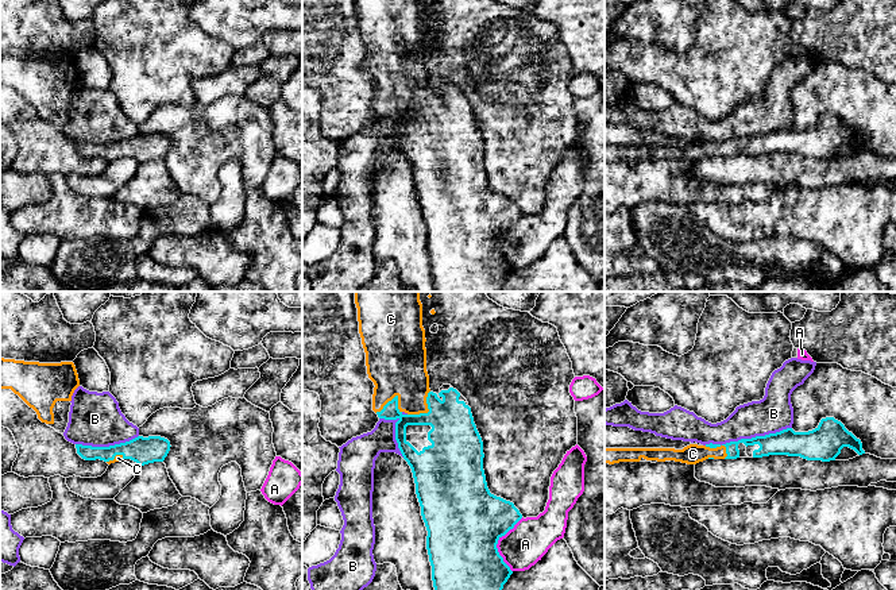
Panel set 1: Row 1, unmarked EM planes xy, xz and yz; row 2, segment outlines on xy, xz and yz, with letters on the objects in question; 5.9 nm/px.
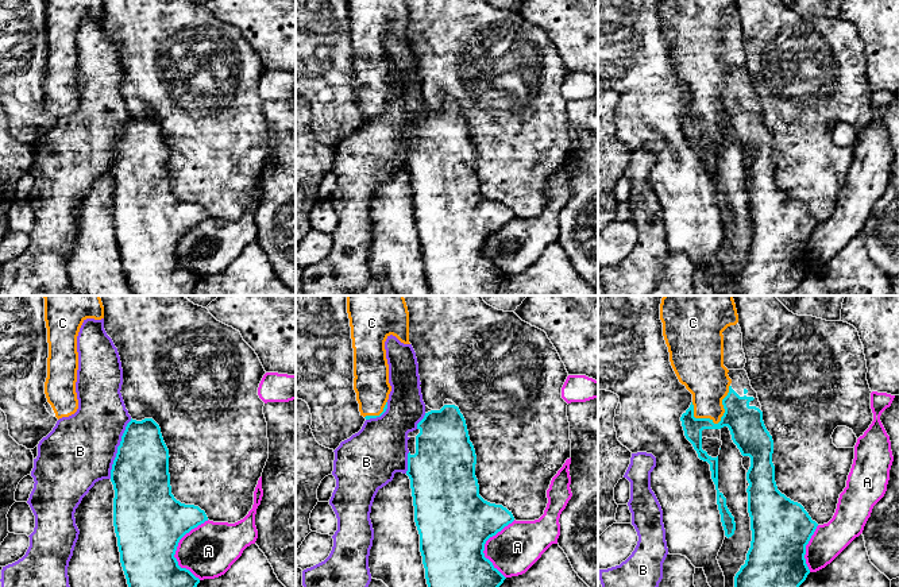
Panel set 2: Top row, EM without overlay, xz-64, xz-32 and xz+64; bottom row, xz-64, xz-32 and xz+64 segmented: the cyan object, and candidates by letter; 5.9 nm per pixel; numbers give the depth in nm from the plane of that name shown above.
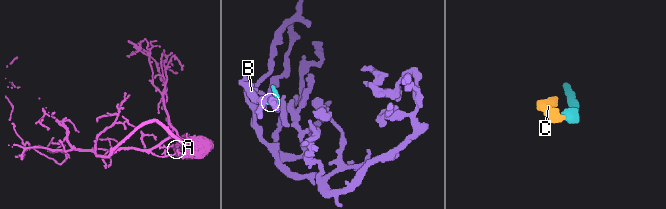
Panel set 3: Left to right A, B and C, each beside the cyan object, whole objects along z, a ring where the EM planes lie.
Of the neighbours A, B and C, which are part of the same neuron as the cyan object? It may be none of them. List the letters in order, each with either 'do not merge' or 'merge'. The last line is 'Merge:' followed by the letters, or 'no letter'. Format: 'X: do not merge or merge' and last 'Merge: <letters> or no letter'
A: do not merge
B: do not merge
C: merge
Merge: C

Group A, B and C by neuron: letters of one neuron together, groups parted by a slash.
A / B / C

